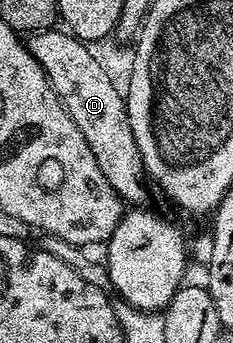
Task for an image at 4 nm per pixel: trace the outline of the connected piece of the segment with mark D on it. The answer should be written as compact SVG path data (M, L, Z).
M62 29L35 32L29 36L27 44L28 51L42 65L52 88L58 93L59 99L62 100L67 112L70 113L71 119L81 130L87 144L90 145L91 152L95 160L98 161L98 167L106 181L110 182L110 187L114 189L116 195L123 202L130 205L143 204L140 202L146 197L147 185L144 159L138 151L137 141L134 139L133 129L130 127L127 100L123 92L118 91L107 69L89 50L91 48L84 41Z

